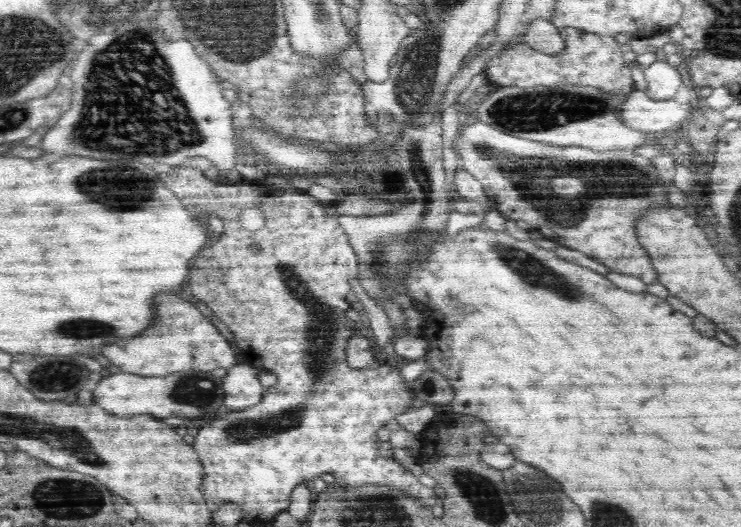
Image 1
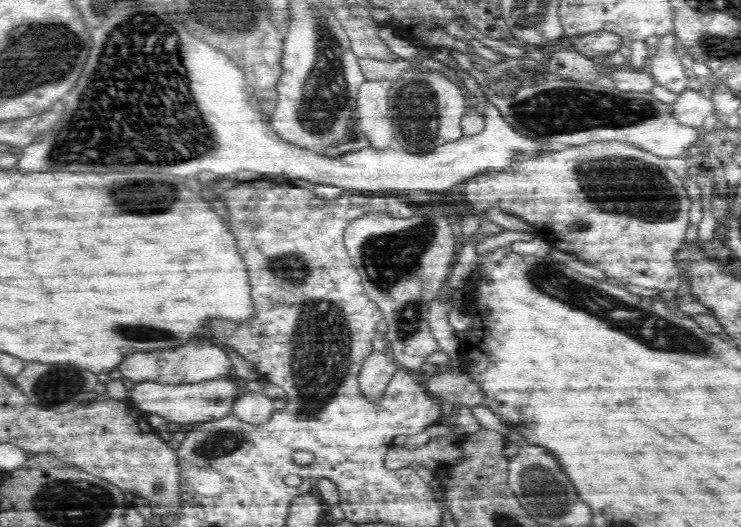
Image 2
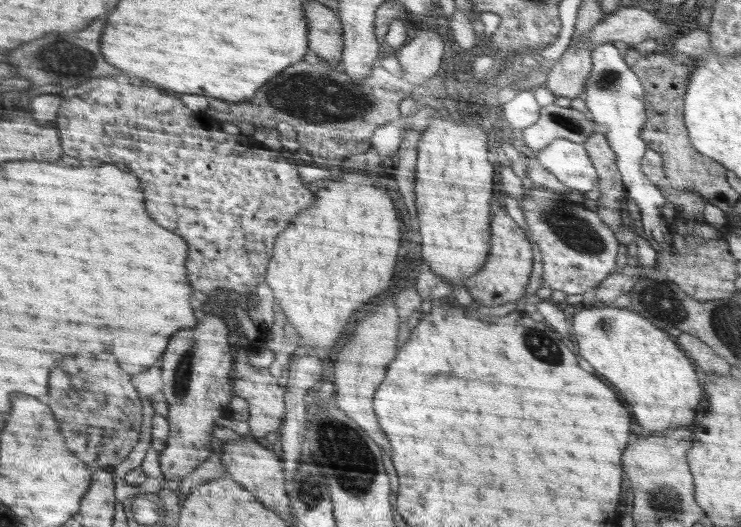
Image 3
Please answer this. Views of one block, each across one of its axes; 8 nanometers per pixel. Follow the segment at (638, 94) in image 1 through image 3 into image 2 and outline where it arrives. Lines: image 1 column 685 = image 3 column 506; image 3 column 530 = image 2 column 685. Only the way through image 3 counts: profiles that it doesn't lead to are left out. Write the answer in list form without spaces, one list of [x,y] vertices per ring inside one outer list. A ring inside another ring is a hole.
[[[686,89],[680,93],[678,100],[670,104],[672,117],[681,125],[701,127],[704,120],[718,109],[711,99],[693,89]]]

